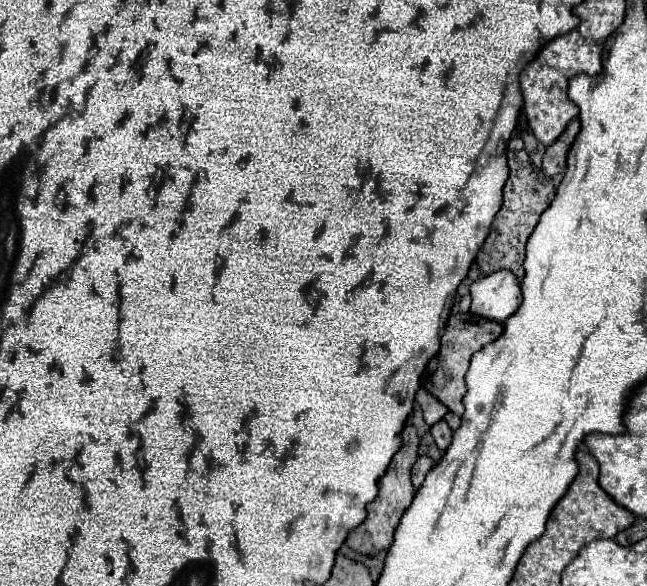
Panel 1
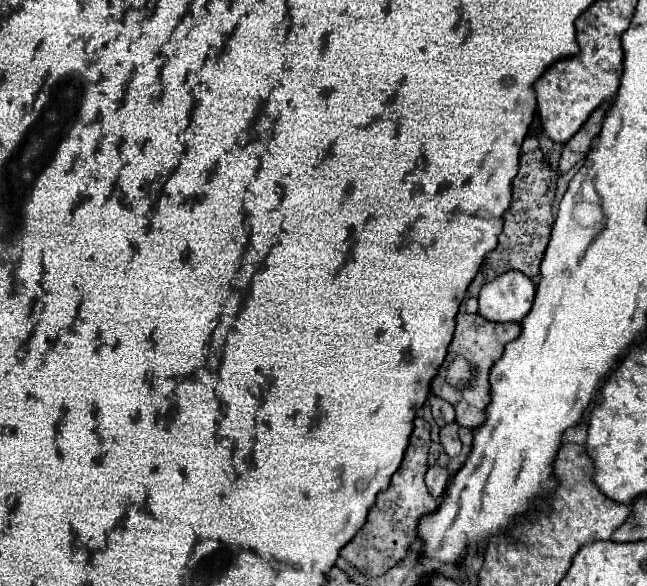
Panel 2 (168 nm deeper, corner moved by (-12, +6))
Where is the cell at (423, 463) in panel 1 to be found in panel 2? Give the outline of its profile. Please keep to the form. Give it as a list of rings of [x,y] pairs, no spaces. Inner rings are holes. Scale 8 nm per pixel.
[[[432,465],[428,469],[428,473],[426,473],[426,485],[428,485],[428,489],[430,489],[430,493],[432,493],[434,499],[440,499],[442,497],[448,479],[450,479],[448,469],[444,469],[440,465]]]

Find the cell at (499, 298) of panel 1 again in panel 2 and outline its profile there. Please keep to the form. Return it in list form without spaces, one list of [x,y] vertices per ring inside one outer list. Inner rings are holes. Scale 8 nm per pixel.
[[[508,271],[486,283],[480,291],[480,315],[490,321],[520,323],[536,295],[532,279],[520,271]]]

